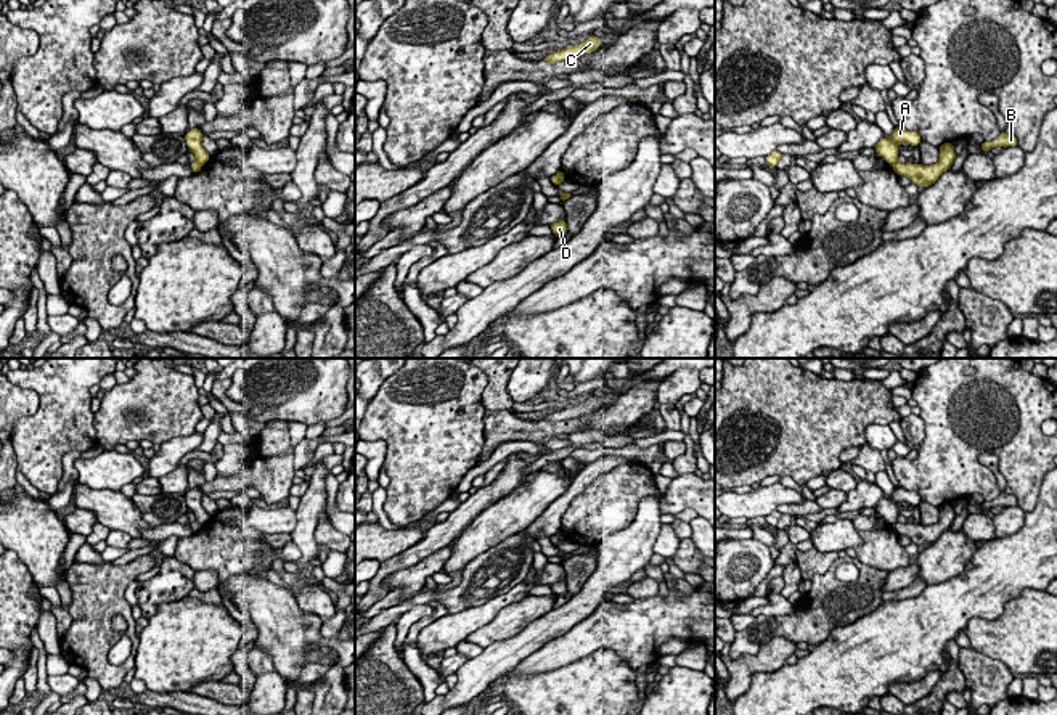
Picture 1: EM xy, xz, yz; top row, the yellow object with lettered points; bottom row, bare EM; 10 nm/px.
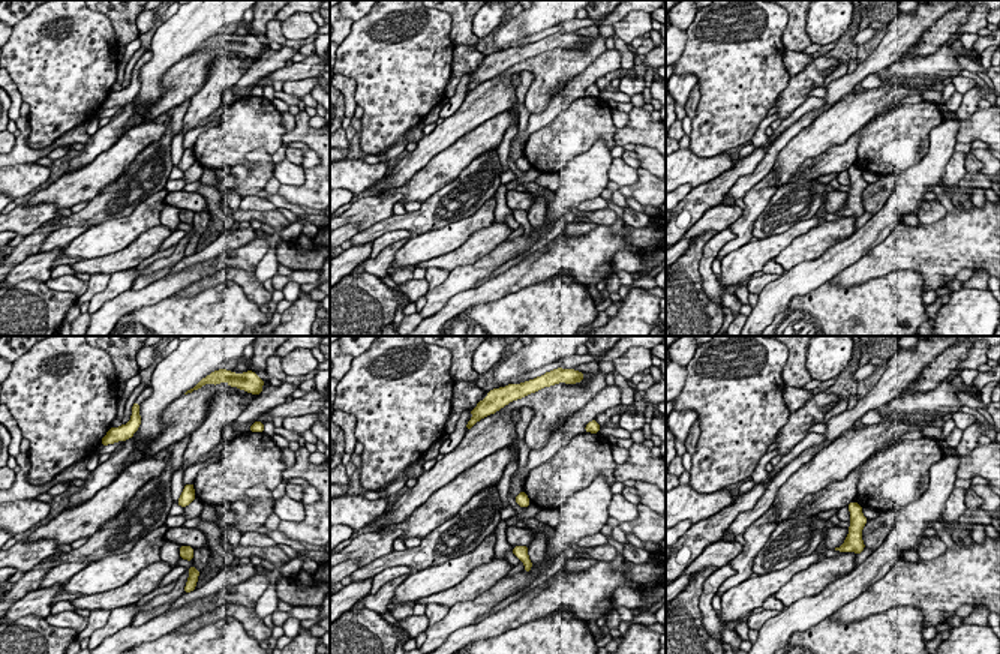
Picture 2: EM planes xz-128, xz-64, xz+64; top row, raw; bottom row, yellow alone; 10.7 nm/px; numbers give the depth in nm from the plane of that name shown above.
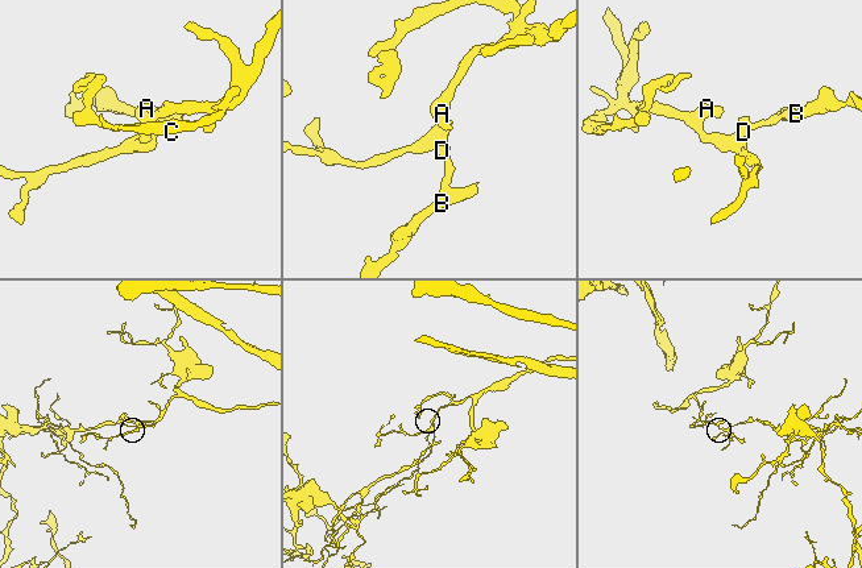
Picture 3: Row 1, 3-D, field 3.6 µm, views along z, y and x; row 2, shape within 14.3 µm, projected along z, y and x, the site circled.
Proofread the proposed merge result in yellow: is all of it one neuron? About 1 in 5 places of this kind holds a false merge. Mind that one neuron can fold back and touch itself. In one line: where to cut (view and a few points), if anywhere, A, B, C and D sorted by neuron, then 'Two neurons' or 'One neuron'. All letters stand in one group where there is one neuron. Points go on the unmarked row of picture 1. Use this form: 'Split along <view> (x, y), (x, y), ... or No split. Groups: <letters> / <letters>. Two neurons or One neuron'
Split along yz (897, 521), (892, 524). Groups: A C / B D. Two neurons

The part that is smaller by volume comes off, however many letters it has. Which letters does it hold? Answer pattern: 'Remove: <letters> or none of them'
Remove: B, D

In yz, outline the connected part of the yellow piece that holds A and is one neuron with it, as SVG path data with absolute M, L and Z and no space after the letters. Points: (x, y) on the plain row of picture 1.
M896 487L890 498L882 498L875 505L875 514L882 516L887 524L893 525L895 522L898 522L898 503L917 506L920 503L920 495L917 492L904 490L903 487Z

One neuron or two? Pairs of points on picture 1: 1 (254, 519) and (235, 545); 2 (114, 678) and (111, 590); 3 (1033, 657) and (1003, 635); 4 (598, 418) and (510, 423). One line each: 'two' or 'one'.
1: two
2: one
3: one
4: one

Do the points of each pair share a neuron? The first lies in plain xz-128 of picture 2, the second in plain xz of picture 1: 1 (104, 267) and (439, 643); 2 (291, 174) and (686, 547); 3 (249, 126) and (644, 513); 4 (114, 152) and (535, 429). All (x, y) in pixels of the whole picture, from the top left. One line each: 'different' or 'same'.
1: different
2: different
3: different
4: different

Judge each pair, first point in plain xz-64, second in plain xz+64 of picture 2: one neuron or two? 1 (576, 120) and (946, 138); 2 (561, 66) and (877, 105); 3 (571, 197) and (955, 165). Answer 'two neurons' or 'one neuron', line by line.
1: two neurons
2: two neurons
3: two neurons

